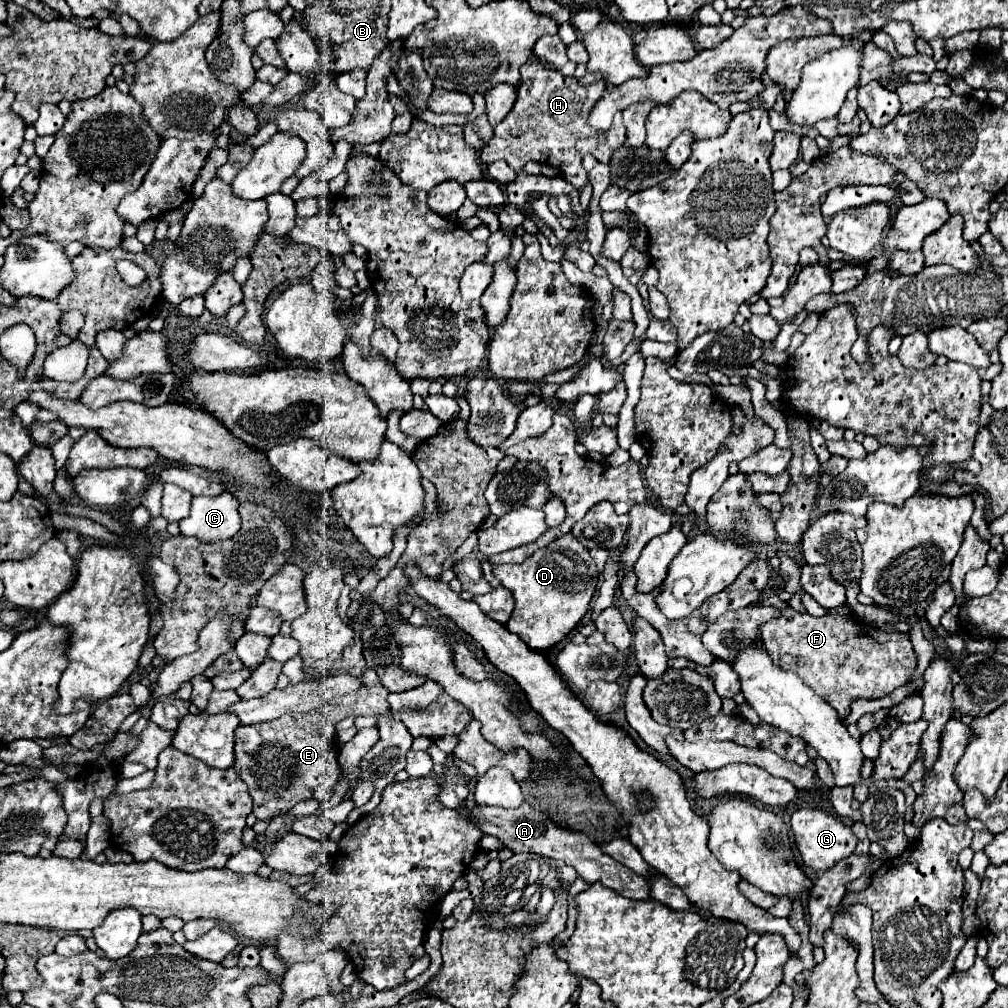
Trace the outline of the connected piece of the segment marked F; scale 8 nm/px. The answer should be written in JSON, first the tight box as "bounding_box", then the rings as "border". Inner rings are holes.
{"bounding_box":[760,603,918,719],"border":[[[848,603],[840,605],[840,609],[828,609],[822,617],[812,617],[808,611],[798,613],[790,605],[784,605],[778,609],[778,617],[760,627],[760,637],[772,659],[780,667],[798,673],[814,693],[818,693],[830,707],[838,711],[840,719],[846,719],[850,715],[850,705],[854,699],[882,699],[896,687],[906,685],[918,665],[914,647],[906,633],[882,631],[864,621],[858,621]]]}

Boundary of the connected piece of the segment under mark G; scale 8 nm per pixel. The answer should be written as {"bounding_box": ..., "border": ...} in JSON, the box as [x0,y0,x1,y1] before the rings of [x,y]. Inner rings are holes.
{"bounding_box":[792,809,856,871],"border":[[[798,809],[794,815],[792,815],[792,833],[794,833],[794,841],[796,841],[796,847],[802,855],[802,861],[804,865],[816,869],[816,871],[826,871],[830,867],[834,867],[838,861],[846,859],[854,849],[856,849],[856,835],[850,831],[848,825],[842,823],[842,819],[822,811],[822,809]]]}

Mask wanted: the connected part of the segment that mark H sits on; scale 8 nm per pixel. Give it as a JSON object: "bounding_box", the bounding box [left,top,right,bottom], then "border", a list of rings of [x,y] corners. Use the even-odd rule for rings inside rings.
{"bounding_box":[478,63,626,189],"border":[[[524,63],[520,67],[520,75],[522,81],[516,103],[512,111],[494,127],[494,137],[480,151],[478,159],[486,165],[504,159],[516,171],[522,169],[528,161],[538,161],[558,169],[576,189],[586,187],[590,181],[588,171],[582,167],[582,157],[592,153],[598,161],[610,161],[614,149],[618,149],[626,137],[622,113],[615,114],[612,125],[616,127],[607,131],[598,131],[586,125],[588,113],[602,97],[606,83],[596,81],[588,87],[582,87],[576,77],[564,77],[560,71],[546,69],[538,63]]]}

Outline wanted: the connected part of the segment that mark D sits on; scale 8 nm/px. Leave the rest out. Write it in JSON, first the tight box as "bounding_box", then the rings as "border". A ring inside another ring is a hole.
{"bounding_box":[492,533,598,651],"border":[[[572,533],[538,549],[518,565],[492,565],[494,577],[512,591],[516,607],[506,627],[536,651],[546,651],[562,641],[586,615],[598,583],[598,569],[586,547]]]}

